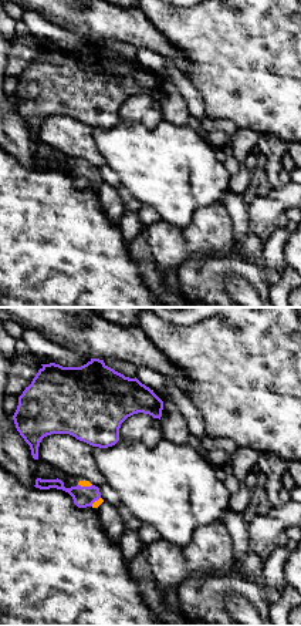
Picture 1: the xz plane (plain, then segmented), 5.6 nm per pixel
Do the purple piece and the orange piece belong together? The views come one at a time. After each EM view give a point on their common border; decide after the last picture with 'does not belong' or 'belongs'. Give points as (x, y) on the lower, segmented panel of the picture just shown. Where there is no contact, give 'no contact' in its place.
meets purple at (85, 487)

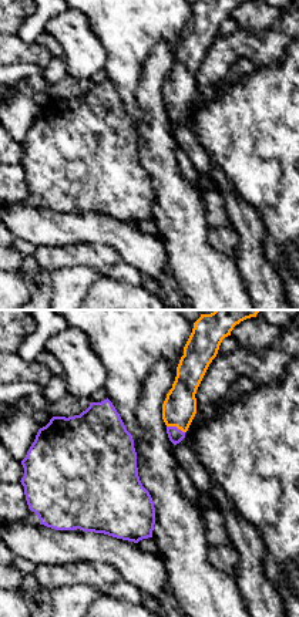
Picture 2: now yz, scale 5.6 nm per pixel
meets purple at (175, 427)

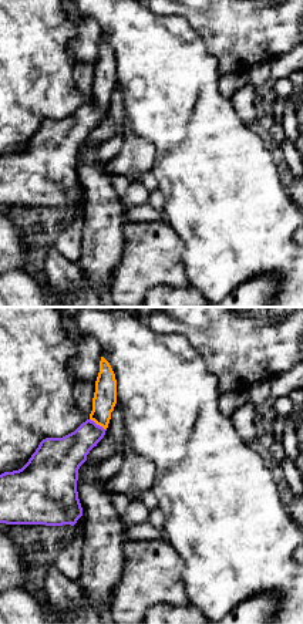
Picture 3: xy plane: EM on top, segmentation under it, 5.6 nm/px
meets purple at (98, 425)

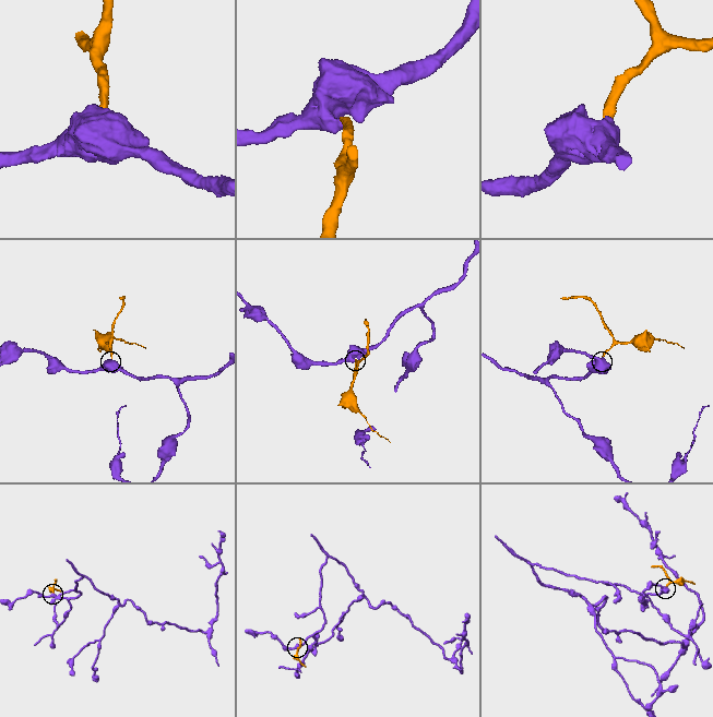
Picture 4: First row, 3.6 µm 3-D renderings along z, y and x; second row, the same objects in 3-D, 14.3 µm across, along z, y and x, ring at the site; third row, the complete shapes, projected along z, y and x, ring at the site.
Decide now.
belongs

